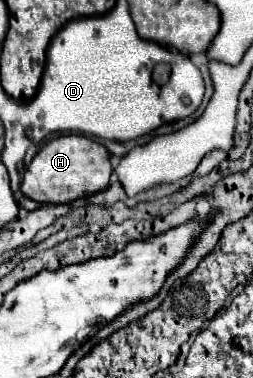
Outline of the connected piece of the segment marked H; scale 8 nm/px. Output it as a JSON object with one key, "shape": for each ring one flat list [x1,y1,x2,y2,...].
{"shape":[[61,136,47,142,29,168,25,170,21,192,41,204,69,204,79,198,97,194,109,186,109,176,113,168,109,162,109,152,103,144,85,136]]}

